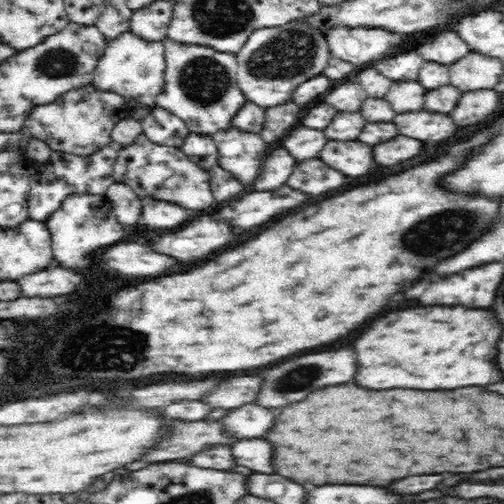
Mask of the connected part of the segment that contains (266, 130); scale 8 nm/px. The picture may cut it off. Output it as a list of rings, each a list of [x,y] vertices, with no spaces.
[[[286,102],[282,106],[267,108],[266,124],[264,124],[260,136],[266,142],[278,140],[280,136],[284,136],[300,120],[300,116],[302,116],[300,112],[302,112],[302,108],[296,102]]]

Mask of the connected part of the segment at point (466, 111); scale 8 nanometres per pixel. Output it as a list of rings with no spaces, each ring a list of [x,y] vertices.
[[[482,90],[482,92],[468,92],[462,94],[456,108],[450,112],[456,126],[468,126],[484,120],[488,114],[492,114],[498,106],[498,94],[494,90]]]

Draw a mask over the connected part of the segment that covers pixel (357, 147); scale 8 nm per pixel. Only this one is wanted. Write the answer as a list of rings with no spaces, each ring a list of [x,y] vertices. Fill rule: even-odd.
[[[330,140],[320,150],[320,160],[326,162],[330,168],[346,174],[346,176],[362,176],[366,174],[374,160],[372,148],[362,142],[338,142]]]

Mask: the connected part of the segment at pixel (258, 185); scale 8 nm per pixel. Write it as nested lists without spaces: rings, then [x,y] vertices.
[[[274,148],[264,160],[260,176],[254,180],[254,191],[271,191],[284,186],[296,160],[286,148]]]

